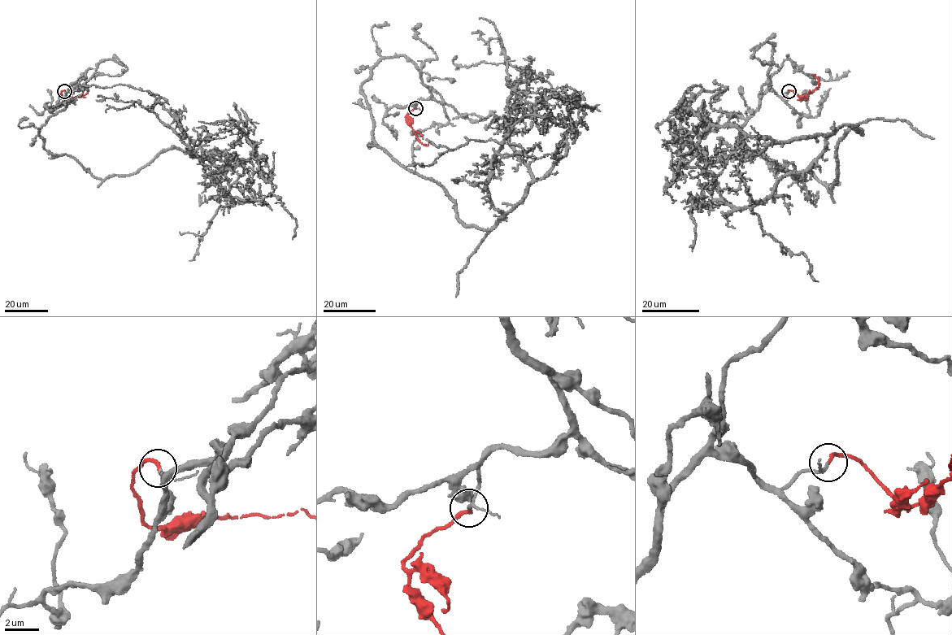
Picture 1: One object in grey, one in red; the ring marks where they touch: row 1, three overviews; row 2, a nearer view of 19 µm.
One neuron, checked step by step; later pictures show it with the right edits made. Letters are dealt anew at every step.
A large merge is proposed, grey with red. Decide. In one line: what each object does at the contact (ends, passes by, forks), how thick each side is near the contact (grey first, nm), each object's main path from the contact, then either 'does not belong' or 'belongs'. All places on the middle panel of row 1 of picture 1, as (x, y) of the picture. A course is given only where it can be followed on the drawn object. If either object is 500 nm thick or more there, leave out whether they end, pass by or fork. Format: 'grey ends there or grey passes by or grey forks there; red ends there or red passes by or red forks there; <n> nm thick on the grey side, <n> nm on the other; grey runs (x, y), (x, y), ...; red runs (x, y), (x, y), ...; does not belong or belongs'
grey passes by; red ends there; 160 nm thick on the grey side, 220 nm on the other; grey runs (415, 107), (415, 64), (371, 69), (375, 142), (497, 224), (532, 180), (507, 103), (529, 73), (456, 56); red runs (415, 107), (408, 112), (406, 122), (420, 142), (426, 145), (431, 141); belongs

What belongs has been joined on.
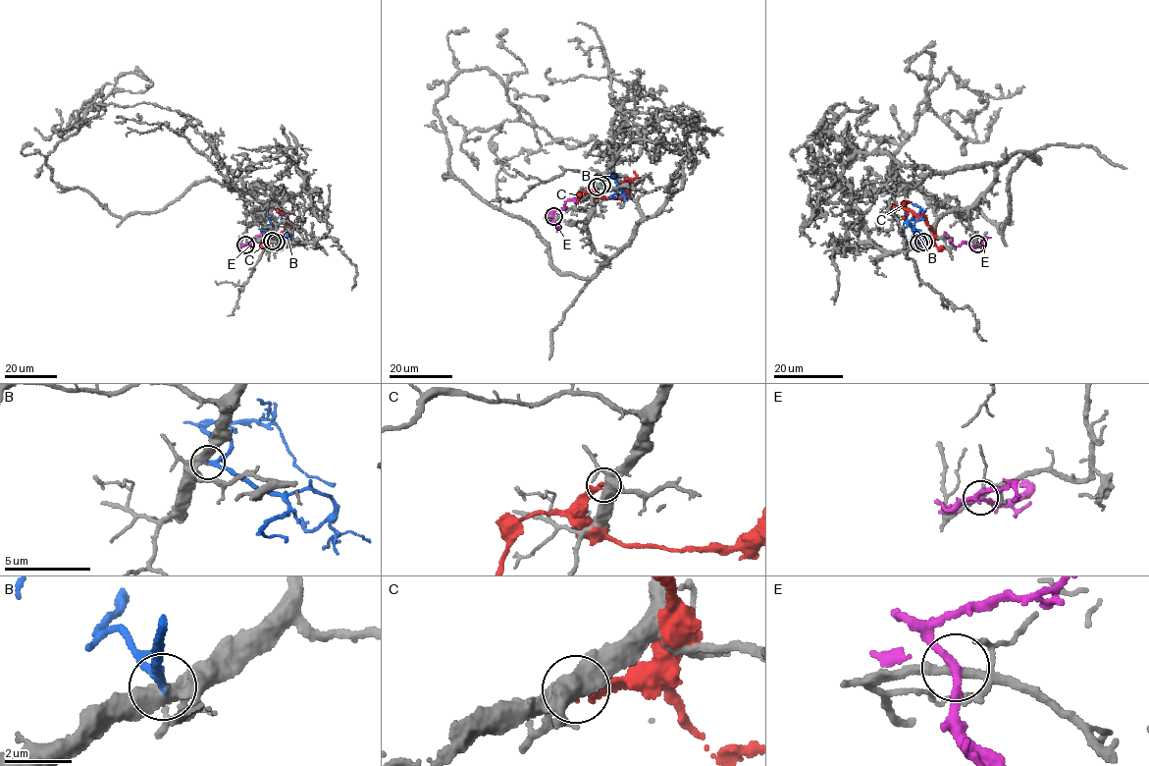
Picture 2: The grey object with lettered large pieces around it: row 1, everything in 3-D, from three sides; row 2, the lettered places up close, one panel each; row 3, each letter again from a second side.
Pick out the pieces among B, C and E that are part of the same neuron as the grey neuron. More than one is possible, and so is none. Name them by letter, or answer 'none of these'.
B

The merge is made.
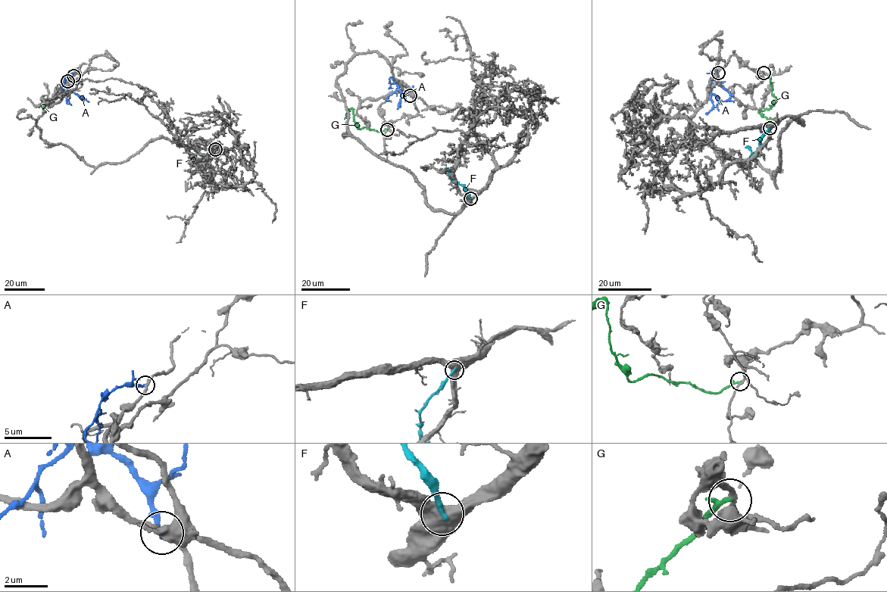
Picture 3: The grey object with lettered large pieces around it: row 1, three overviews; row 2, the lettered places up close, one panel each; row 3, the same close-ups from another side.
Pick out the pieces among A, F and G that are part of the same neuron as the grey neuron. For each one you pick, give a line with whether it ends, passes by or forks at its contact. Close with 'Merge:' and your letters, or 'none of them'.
Merge: none of them

